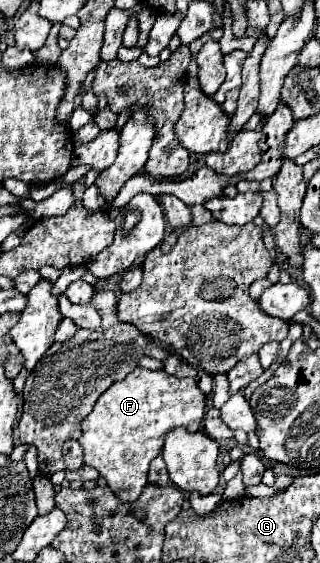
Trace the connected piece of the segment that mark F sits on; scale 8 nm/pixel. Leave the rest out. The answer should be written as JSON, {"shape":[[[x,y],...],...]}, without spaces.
{"shape":[[[134,369],[122,381],[112,383],[82,421],[84,465],[100,471],[118,501],[132,503],[148,483],[148,465],[160,455],[164,433],[176,427],[184,427],[190,433],[200,431],[206,413],[204,401],[206,397],[192,377],[178,379],[166,371]]]}

